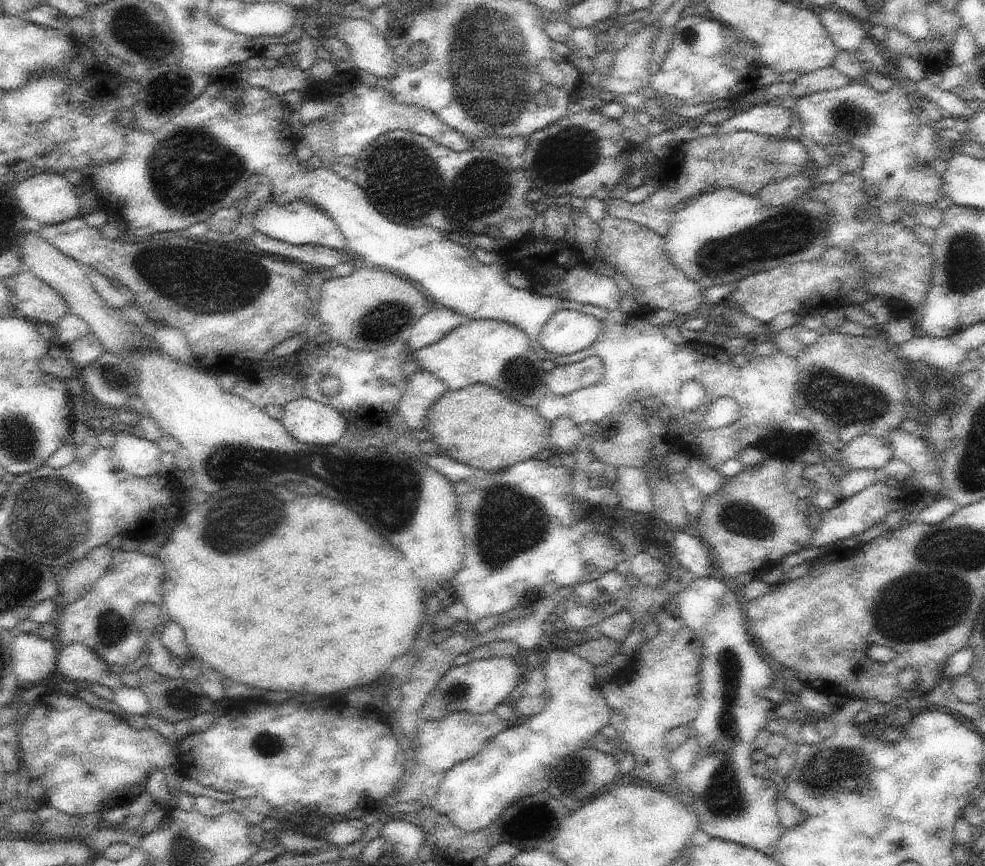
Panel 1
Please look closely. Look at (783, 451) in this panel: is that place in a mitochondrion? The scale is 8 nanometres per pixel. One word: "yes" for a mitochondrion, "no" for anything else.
no

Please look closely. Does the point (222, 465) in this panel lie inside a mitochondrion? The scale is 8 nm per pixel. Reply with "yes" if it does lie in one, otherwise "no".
yes

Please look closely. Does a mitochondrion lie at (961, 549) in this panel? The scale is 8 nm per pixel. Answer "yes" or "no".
yes

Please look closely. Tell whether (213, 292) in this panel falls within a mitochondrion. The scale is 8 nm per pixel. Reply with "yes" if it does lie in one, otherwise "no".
yes

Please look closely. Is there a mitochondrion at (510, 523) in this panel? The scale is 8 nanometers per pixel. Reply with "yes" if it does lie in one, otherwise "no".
yes

